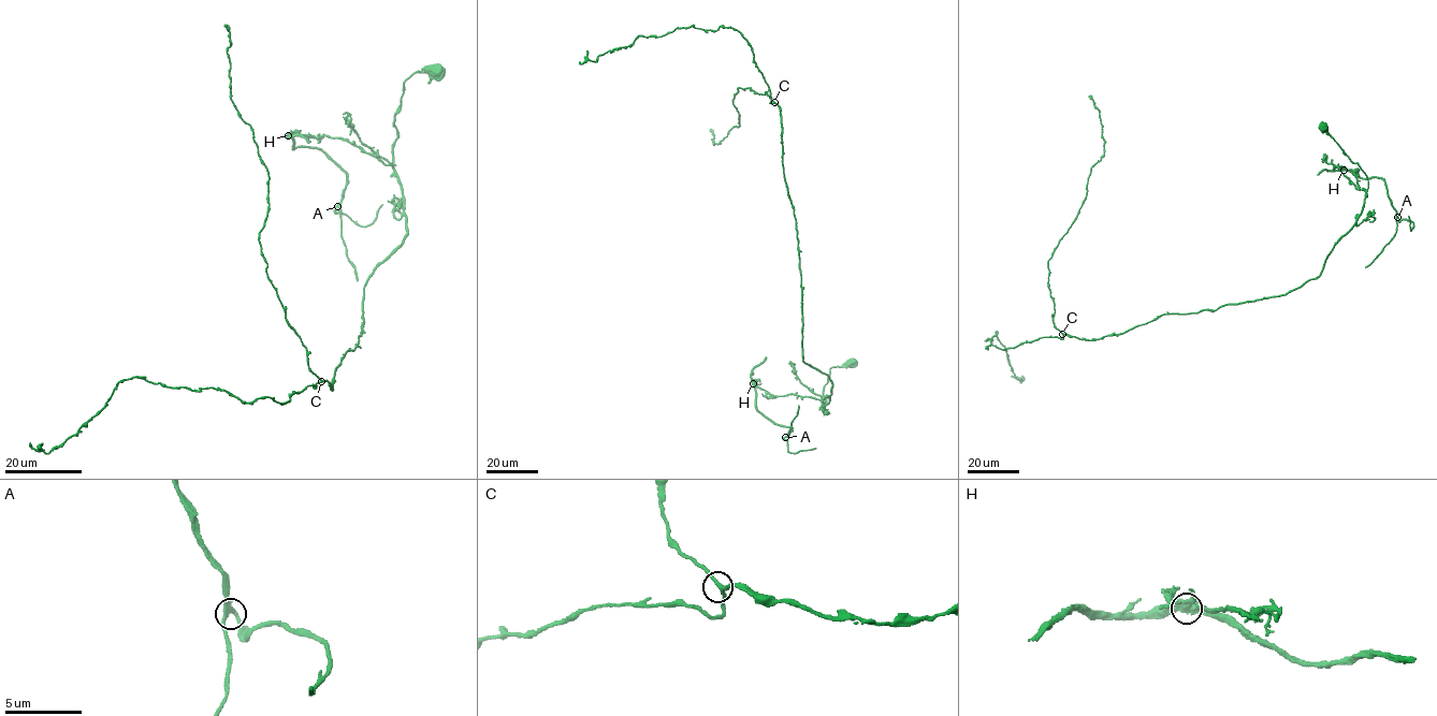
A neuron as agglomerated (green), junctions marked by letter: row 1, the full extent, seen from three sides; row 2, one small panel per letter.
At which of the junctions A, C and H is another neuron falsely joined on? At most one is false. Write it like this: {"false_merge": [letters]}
{"false_merge": ["H"]}

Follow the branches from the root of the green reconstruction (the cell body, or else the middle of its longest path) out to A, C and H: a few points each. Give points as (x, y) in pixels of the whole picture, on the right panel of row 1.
A: (1322, 126), (1365, 174), (1368, 188), (1360, 189), (1355, 170), (1346, 170), (1362, 178), (1384, 180), (1397, 217)
C: (1322, 126), (1365, 174), (1368, 188), (1355, 223), (1317, 277), (1283, 294), (1164, 313), (1122, 334), (1062, 334)
H: (1322, 126), (1326, 127), (1326, 132), (1343, 152), (1365, 174), (1368, 188), (1360, 189), (1355, 170), (1343, 169)

